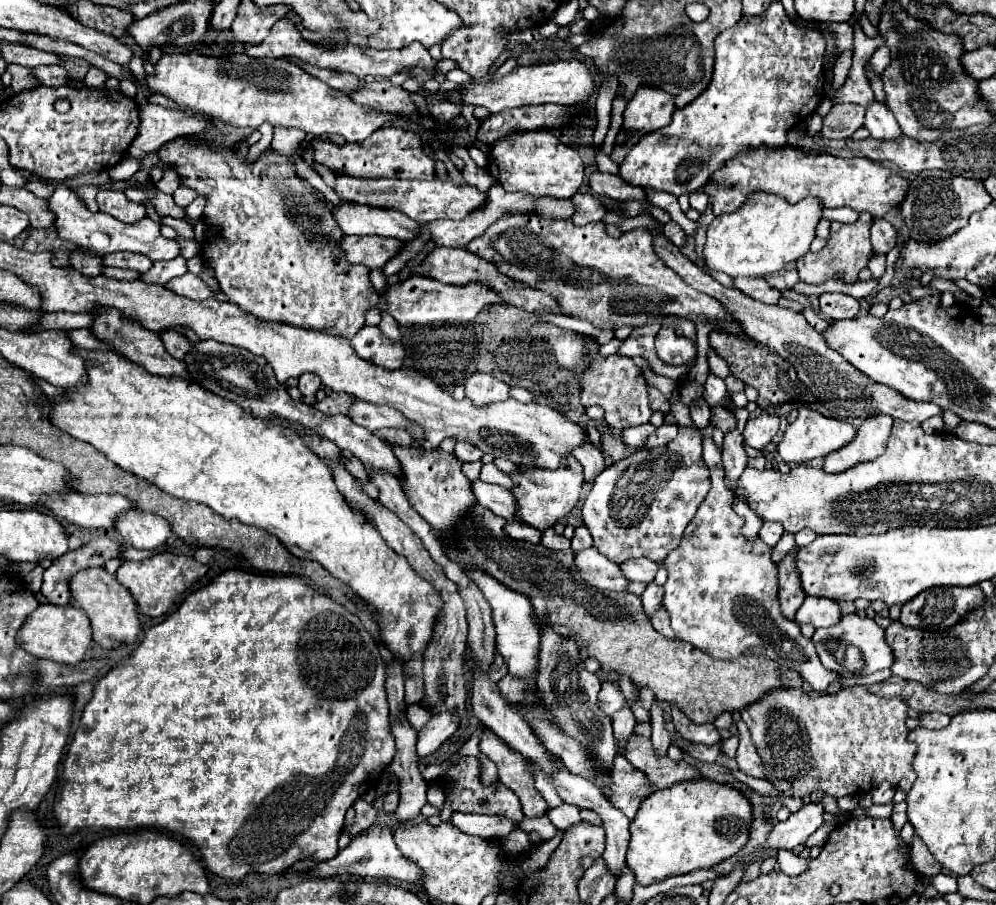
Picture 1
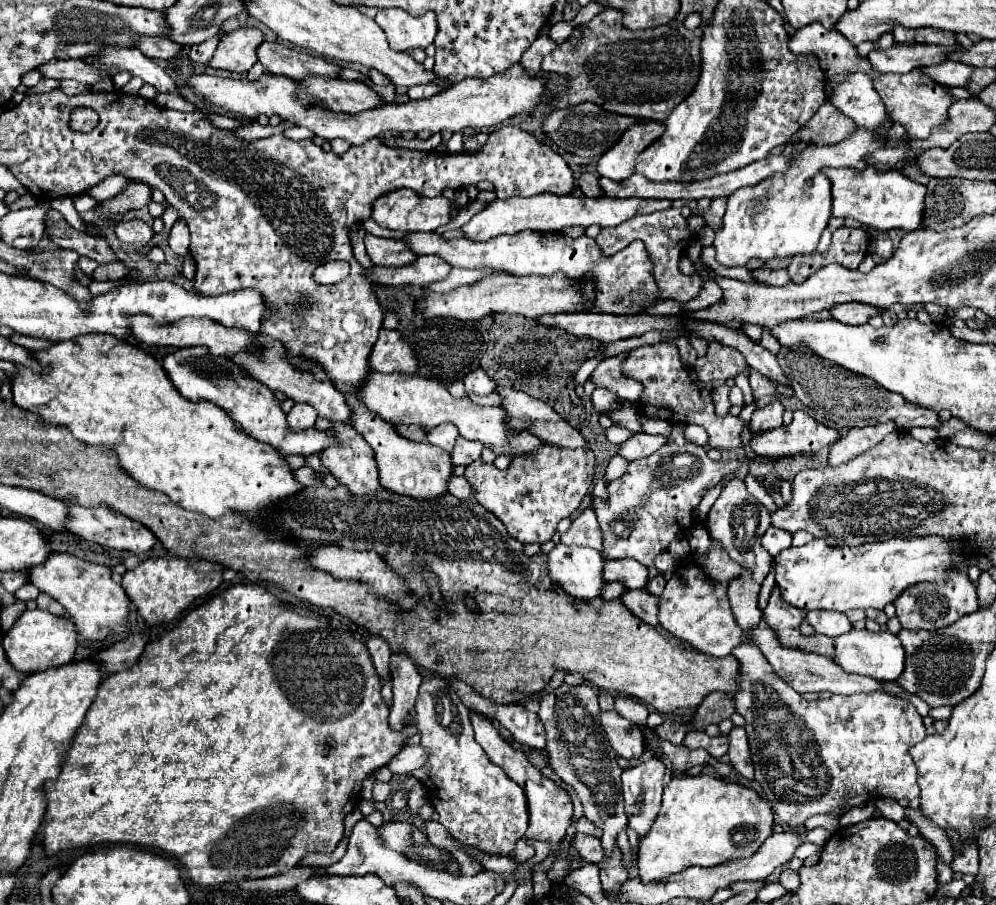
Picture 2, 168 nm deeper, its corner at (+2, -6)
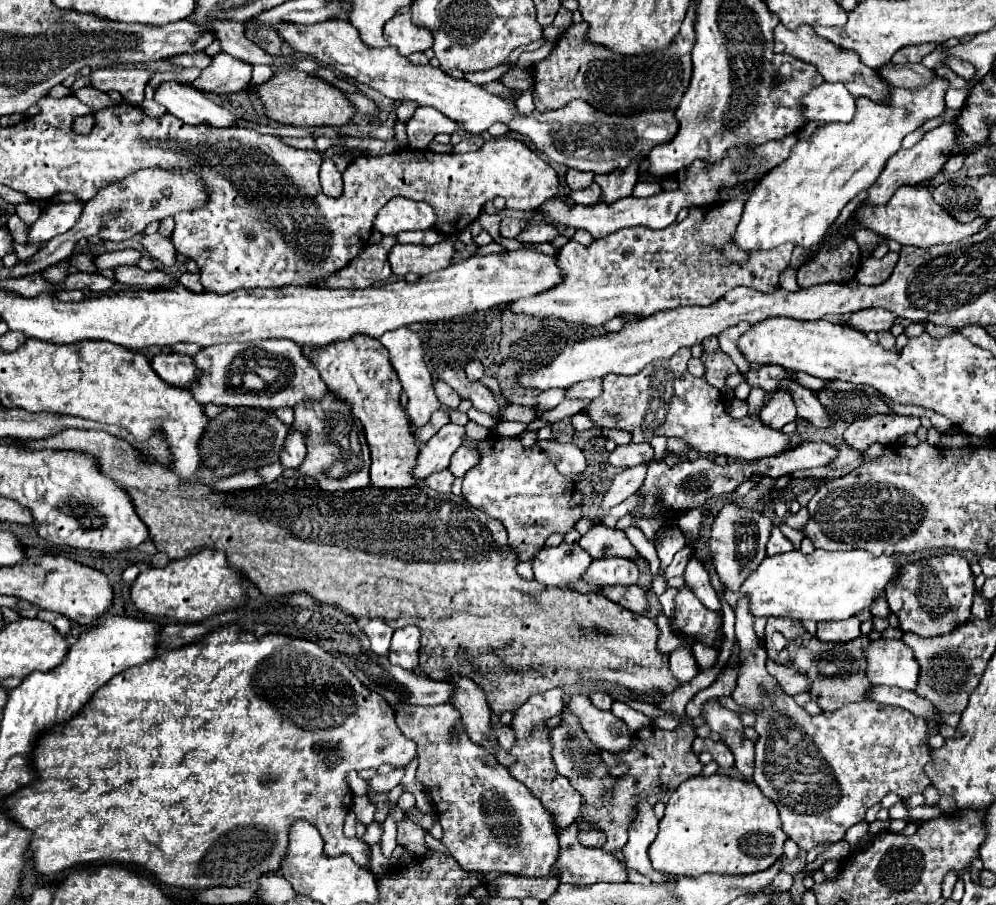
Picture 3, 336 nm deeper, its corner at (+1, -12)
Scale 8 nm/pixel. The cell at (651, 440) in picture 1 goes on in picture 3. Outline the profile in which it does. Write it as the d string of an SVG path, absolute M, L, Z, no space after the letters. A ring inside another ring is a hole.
M644 442L644 444L626 444L626 446L618 446L612 454L610 454L610 464L616 468L630 468L630 466L638 466L644 462L650 462L654 456L654 448Z

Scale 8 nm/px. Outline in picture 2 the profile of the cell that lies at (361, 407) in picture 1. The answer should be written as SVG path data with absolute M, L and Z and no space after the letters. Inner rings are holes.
M259 336L257 338L257 344L259 344L259 348L263 350L261 354L263 354L263 358L253 358L253 356L249 356L249 354L237 354L233 360L237 362L237 364L241 364L243 368L247 368L251 374L253 374L253 378L257 378L259 382L263 382L267 388L271 388L273 392L275 390L281 390L281 392L285 392L289 398L293 398L295 402L307 402L307 404L311 404L323 418L329 418L331 422L341 422L341 424L351 424L351 410L349 410L349 404L345 402L345 396L339 392L339 390L335 390L335 386L333 384L329 384L329 382L317 382L317 380L313 380L309 374L303 374L303 372L299 372L293 364L289 364L287 360L285 360L285 346L281 344L281 342L277 342L277 340L273 340L273 338L269 338L269 336Z

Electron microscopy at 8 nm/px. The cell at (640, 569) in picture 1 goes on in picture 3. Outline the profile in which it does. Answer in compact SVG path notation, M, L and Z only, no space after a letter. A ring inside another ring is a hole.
M598 558L592 560L582 580L586 580L590 586L606 586L606 584L630 586L638 582L638 568L628 558Z

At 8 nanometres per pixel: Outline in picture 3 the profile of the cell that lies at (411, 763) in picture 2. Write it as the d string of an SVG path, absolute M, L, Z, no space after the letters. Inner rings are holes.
M396 768L386 776L376 774L372 780L368 780L368 792L376 792L376 794L378 792L390 792L394 786L400 784L402 776L404 776L404 768Z

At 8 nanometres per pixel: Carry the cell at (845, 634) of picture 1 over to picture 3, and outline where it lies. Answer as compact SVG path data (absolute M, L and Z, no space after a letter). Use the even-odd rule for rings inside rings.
M880 638L876 642L870 642L866 650L866 660L868 680L872 684L898 686L904 690L916 688L920 664L902 640Z

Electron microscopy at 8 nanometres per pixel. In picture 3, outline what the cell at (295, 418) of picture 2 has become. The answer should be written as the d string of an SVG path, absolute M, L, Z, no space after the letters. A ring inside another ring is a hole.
M290 430L288 438L286 438L286 446L284 446L282 454L280 454L282 468L284 470L296 470L302 464L304 456L306 456L306 446L304 446L302 434Z

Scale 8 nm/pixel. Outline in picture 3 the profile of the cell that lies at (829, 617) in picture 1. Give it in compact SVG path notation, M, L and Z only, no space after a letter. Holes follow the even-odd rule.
M850 616L850 620L842 622L818 624L818 638L824 642L848 642L858 638L860 634L860 620L856 616Z

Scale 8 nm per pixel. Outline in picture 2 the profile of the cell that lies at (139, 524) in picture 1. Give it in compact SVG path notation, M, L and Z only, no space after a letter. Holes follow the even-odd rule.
M69 504L69 510L71 510L71 516L67 520L69 532L73 532L73 534L77 534L77 536L81 536L89 542L95 542L95 544L101 544L101 546L107 546L107 548L115 548L115 550L127 550L127 552L133 552L133 554L145 554L157 542L153 532L149 532L143 524L129 520L121 514L113 514L111 510L105 510L103 506L83 508L83 506L77 506L77 504Z

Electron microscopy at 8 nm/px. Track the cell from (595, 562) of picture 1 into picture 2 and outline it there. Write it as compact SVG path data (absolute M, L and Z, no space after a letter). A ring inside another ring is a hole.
M557 544L547 560L551 578L571 596L591 600L601 596L605 586L603 558L599 550L585 546Z

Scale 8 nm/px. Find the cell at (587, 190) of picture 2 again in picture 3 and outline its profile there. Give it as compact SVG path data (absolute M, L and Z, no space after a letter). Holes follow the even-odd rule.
M566 168L566 184L570 190L588 188L594 182L594 172L578 172L574 168Z

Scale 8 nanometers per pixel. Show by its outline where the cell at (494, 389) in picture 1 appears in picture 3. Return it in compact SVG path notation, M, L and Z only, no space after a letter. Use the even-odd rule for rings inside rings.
M480 360L468 362L464 370L466 370L466 376L468 376L470 382L478 382L482 378L482 374L484 374L484 368L482 368L482 362Z

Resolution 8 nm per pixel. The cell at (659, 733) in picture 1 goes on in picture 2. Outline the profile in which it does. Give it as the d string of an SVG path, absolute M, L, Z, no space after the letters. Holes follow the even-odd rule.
M653 756L647 762L623 770L623 798L629 826L639 834L647 834L661 804L663 776L667 768L661 758Z

